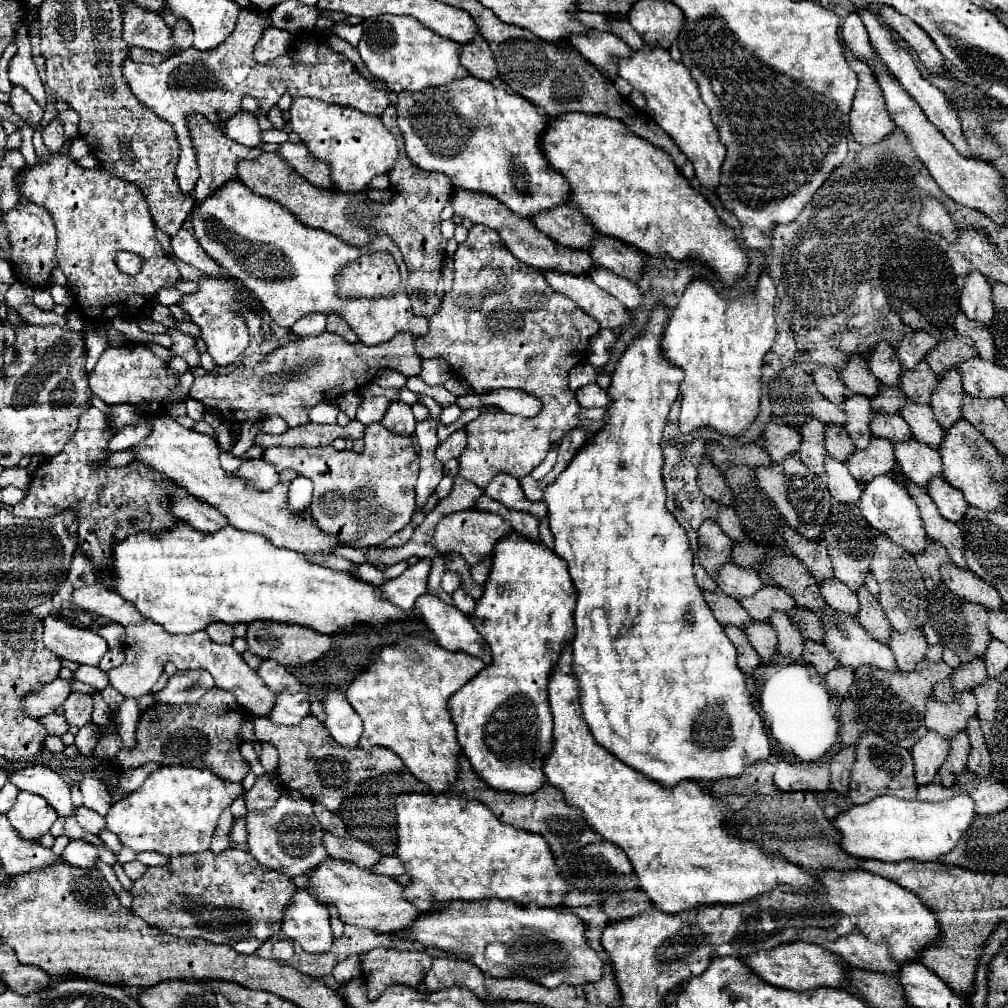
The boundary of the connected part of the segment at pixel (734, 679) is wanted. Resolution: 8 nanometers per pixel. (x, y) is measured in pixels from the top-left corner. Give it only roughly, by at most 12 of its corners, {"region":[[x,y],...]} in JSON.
{"region":[[666,309],[544,489],[596,743],[672,787],[770,757],[664,505]]}

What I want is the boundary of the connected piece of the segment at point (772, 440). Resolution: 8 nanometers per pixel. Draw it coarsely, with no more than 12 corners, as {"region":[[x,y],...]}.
{"region":[[776,421],[768,423],[762,447],[782,465],[796,455],[800,433]]}

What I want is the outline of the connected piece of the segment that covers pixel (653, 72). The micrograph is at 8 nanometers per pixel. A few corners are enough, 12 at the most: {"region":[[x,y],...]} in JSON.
{"region":[[660,47],[620,59],[648,115],[716,191],[726,149],[686,65]]}

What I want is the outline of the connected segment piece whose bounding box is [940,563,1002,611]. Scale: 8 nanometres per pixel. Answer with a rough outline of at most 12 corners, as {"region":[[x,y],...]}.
{"region":[[952,563],[940,567],[946,587],[986,611],[1000,611],[992,585]]}

